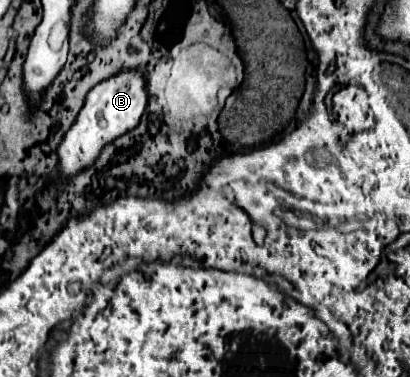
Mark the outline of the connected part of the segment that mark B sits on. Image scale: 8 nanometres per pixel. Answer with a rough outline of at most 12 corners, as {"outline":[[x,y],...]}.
{"outline":[[143,70],[99,82],[59,146],[59,172],[89,168],[147,106]]}

